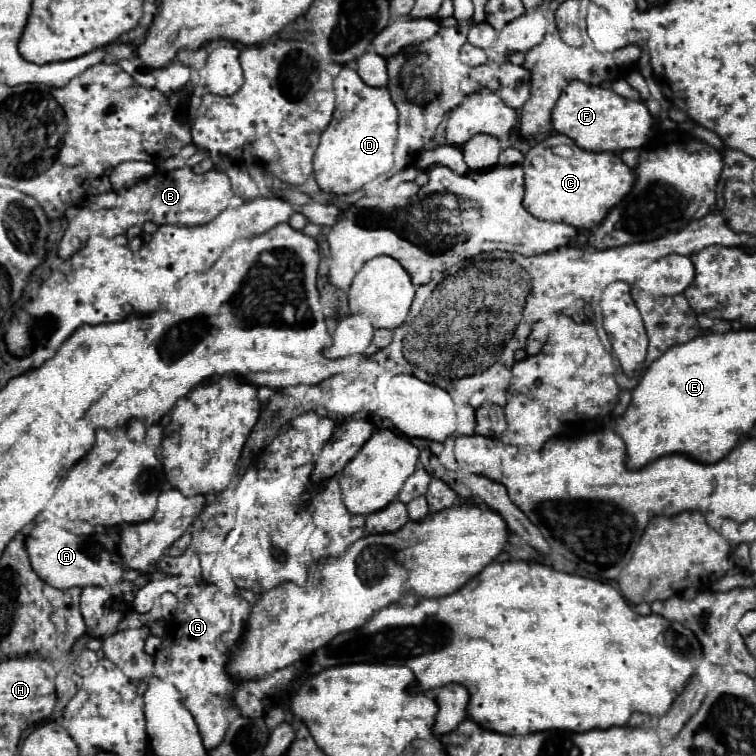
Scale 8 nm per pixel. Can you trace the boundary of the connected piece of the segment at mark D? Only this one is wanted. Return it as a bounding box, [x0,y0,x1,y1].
[314,66,398,196]

